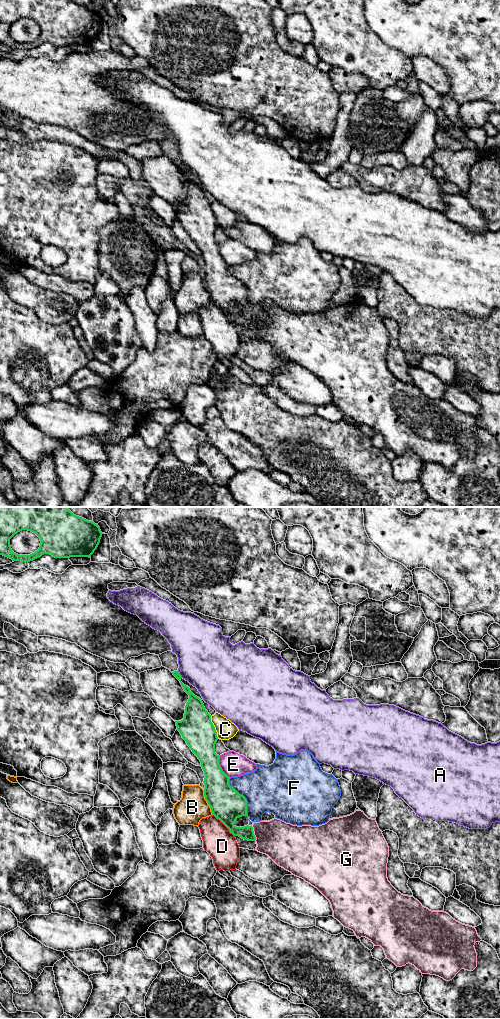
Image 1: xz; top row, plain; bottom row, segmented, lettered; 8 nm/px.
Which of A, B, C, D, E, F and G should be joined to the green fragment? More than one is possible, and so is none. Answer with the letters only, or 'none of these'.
none of these

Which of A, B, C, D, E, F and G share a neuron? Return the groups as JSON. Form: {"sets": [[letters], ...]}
{"sets": [["A"], ["B"], ["C"], ["D"], ["E"], ["F"], ["G"]]}

